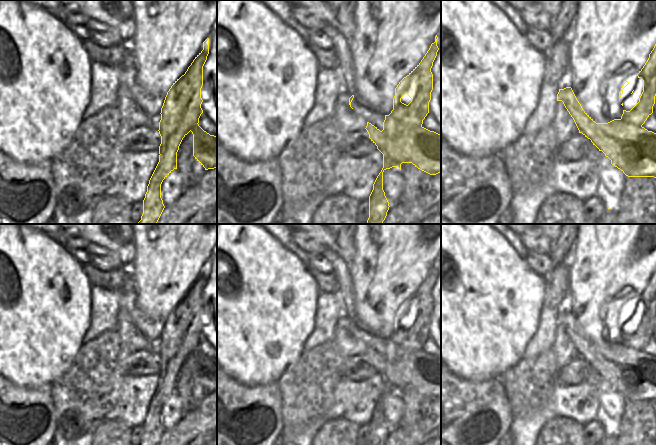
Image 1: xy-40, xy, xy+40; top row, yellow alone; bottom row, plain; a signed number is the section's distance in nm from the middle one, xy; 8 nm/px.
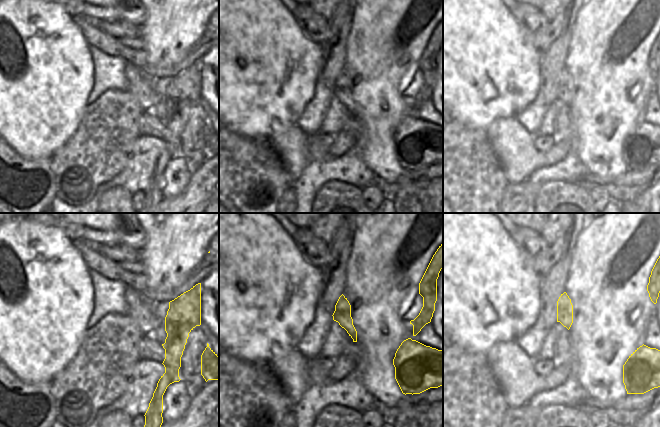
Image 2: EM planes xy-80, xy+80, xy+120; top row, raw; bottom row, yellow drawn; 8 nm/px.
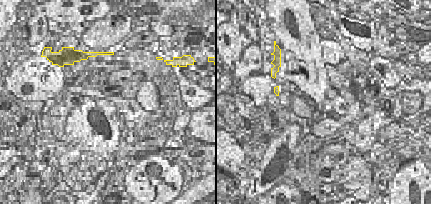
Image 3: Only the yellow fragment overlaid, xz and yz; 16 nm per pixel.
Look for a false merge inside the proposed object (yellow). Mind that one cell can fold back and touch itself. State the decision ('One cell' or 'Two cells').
Two cells.

